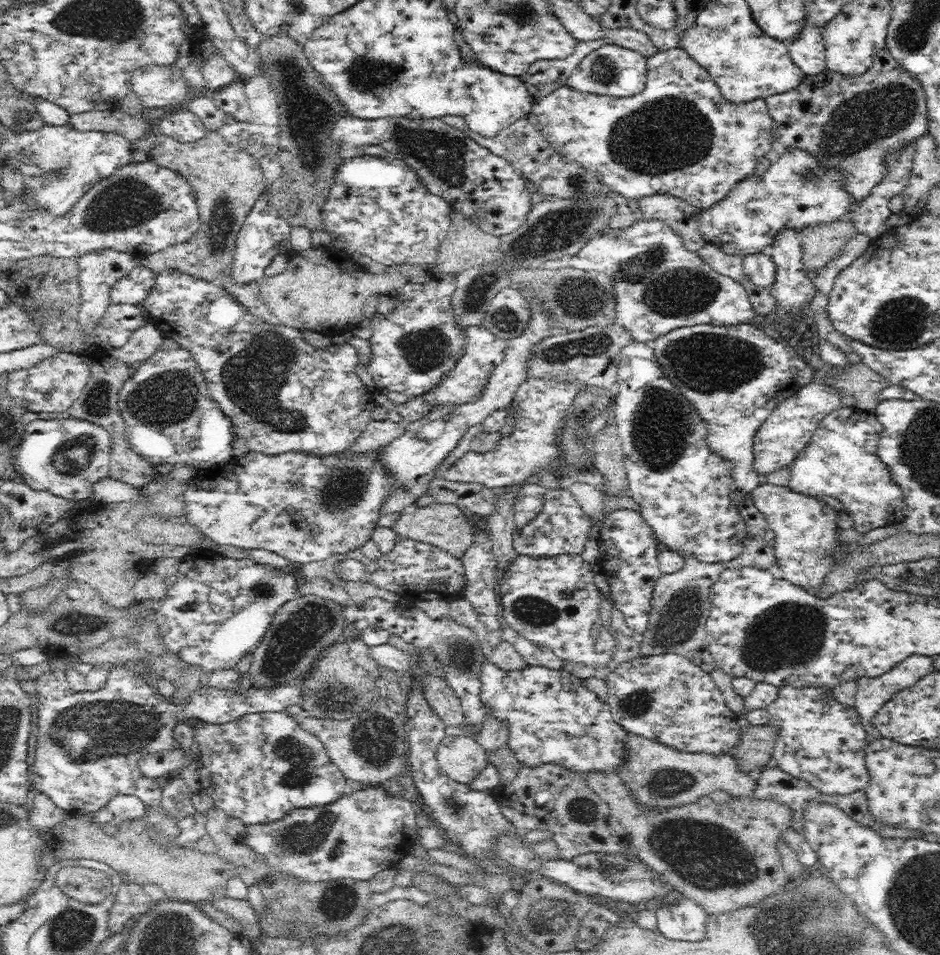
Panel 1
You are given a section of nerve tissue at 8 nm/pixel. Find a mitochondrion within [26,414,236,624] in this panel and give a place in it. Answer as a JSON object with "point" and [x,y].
{"point":[79,454]}

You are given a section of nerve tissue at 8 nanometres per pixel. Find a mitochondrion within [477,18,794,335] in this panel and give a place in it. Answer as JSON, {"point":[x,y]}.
{"point":[672,132]}

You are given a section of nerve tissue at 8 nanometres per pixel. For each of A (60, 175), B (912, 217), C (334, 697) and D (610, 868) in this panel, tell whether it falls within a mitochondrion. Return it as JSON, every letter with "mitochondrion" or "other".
{"A":"mitochondrion","B":"other","C":"mitochondrion","D":"mitochondrion"}

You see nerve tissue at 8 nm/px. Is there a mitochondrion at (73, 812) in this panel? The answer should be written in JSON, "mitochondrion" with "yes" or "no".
{"mitochondrion":"no"}

